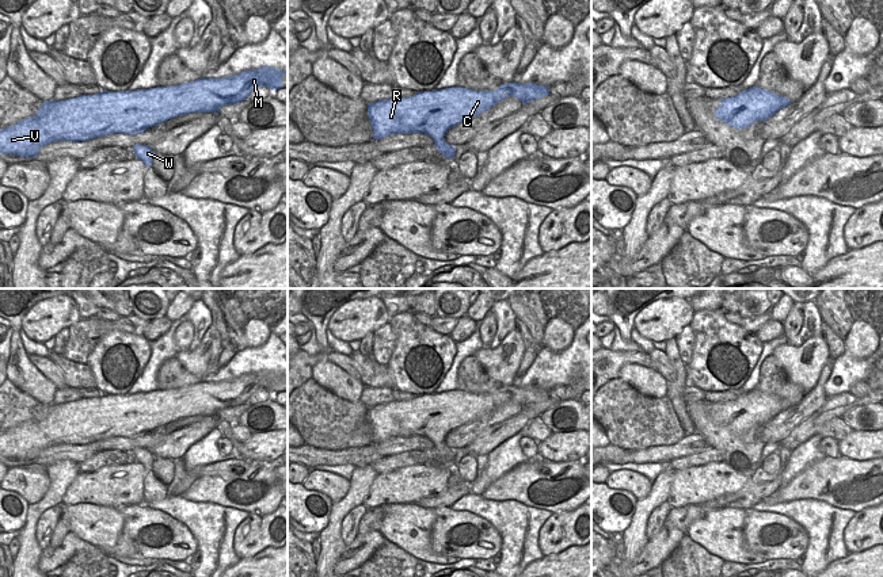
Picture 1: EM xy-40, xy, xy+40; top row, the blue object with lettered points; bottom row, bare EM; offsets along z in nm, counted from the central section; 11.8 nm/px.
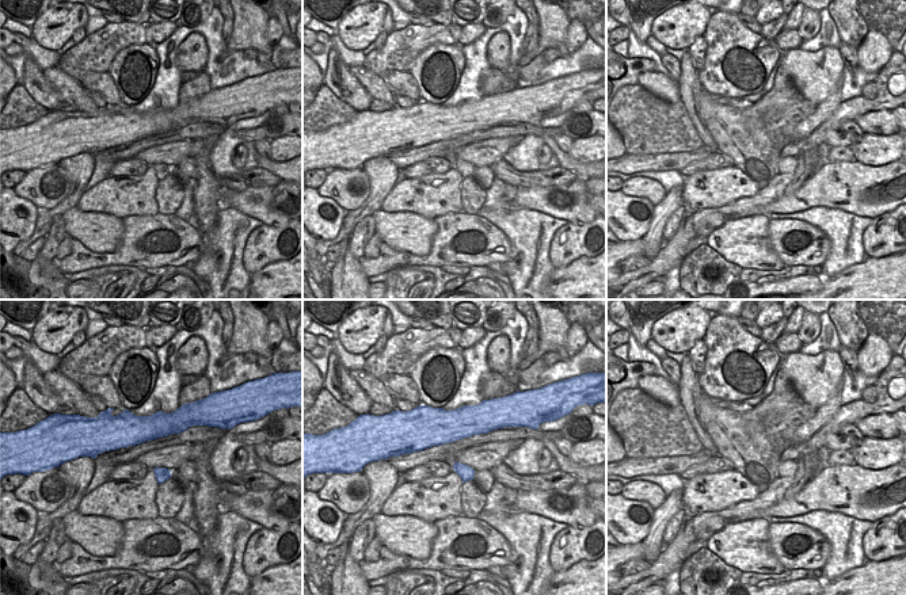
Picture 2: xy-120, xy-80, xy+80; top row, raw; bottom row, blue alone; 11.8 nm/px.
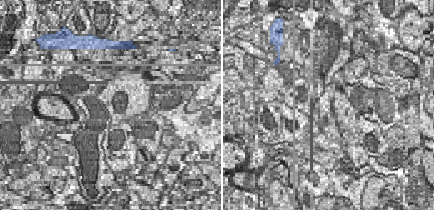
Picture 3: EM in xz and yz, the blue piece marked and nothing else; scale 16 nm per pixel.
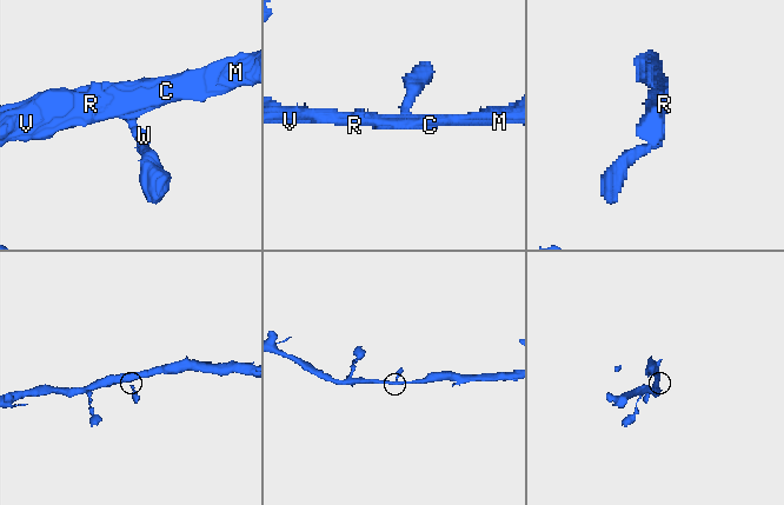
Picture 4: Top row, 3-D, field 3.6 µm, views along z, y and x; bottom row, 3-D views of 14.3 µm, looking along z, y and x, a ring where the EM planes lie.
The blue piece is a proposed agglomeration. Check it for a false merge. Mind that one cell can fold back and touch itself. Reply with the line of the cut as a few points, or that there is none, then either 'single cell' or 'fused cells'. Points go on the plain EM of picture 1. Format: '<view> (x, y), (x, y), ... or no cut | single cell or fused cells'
no cut | single cell

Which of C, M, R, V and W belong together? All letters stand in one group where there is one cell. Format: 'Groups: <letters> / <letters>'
Groups: C M R V W.

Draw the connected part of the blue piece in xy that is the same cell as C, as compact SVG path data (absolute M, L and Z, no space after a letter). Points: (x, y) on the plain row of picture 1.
M534 386L502 387L496 394L475 394L461 390L416 396L410 401L391 401L368 408L373 443L391 437L425 436L434 443L437 454L454 462L456 451L444 439L456 428L490 413L507 400L524 408L549 398L549 390Z

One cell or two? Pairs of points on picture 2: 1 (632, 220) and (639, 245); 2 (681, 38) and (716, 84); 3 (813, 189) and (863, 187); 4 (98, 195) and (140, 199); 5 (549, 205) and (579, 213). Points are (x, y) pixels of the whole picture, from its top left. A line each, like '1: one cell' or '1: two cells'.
1: two cells
2: two cells
3: one cell
4: one cell
5: one cell

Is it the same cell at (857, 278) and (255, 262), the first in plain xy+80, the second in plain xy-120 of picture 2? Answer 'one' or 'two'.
two

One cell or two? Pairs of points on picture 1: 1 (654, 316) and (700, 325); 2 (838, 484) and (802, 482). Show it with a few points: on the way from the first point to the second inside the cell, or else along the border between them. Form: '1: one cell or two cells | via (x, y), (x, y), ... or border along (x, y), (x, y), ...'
1: two cells | border along (695, 313), (688, 324)
2: one cell | via (829, 481), (811, 482)

